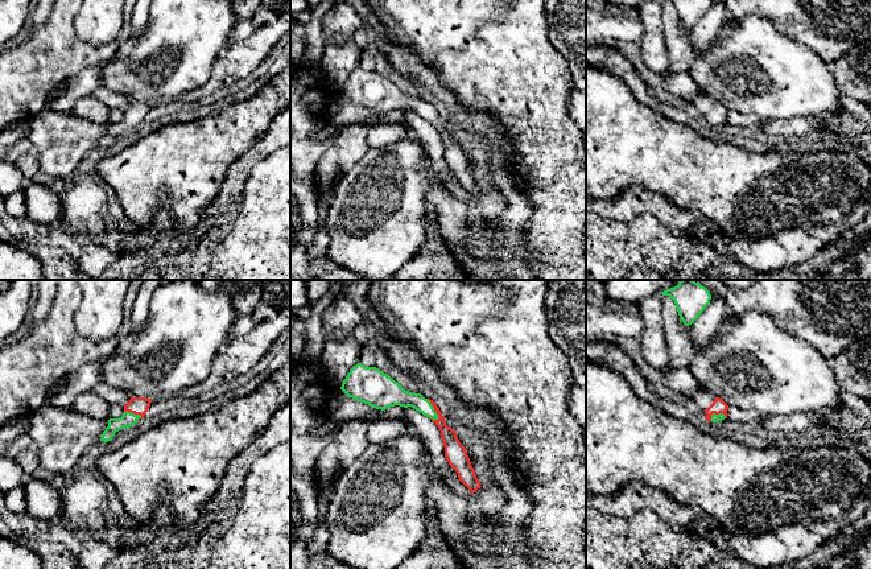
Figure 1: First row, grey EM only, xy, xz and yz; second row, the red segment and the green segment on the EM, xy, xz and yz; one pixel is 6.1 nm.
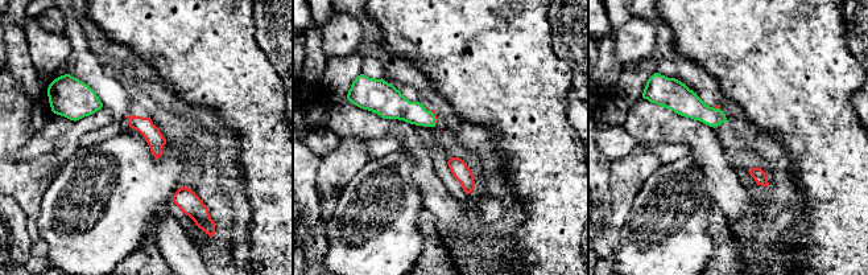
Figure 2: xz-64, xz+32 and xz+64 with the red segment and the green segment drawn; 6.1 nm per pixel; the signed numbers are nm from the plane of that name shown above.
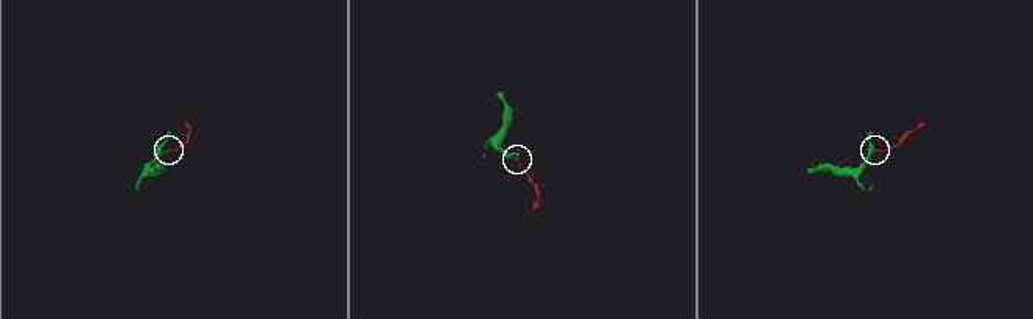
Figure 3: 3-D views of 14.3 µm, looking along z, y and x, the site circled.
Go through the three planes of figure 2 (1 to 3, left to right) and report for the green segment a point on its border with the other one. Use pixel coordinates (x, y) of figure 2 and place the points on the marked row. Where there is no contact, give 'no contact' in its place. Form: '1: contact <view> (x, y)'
1: no contact
2: contact xz+32 (435, 118)
3: contact xz+64 (716, 107)

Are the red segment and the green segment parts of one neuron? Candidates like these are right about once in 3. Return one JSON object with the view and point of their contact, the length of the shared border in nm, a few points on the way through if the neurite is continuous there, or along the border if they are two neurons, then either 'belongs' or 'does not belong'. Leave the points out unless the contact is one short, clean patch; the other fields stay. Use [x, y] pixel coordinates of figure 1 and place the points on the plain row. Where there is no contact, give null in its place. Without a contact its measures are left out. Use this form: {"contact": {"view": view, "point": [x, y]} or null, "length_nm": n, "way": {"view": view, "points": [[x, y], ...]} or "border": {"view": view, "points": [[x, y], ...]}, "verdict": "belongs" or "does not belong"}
{"contact": {"view": "xz", "point": [434, 114]}, "length_nm": 150, "way": {"view": "xz", "points": [[451, 148], [434, 114], [416, 104], [396, 99]]}, "verdict": "belongs"}

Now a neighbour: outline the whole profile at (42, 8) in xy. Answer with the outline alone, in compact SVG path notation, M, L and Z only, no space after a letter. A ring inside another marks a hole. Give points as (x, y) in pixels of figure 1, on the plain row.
M37 0L34 4L34 26L36 29L41 28L49 18L55 0Z

